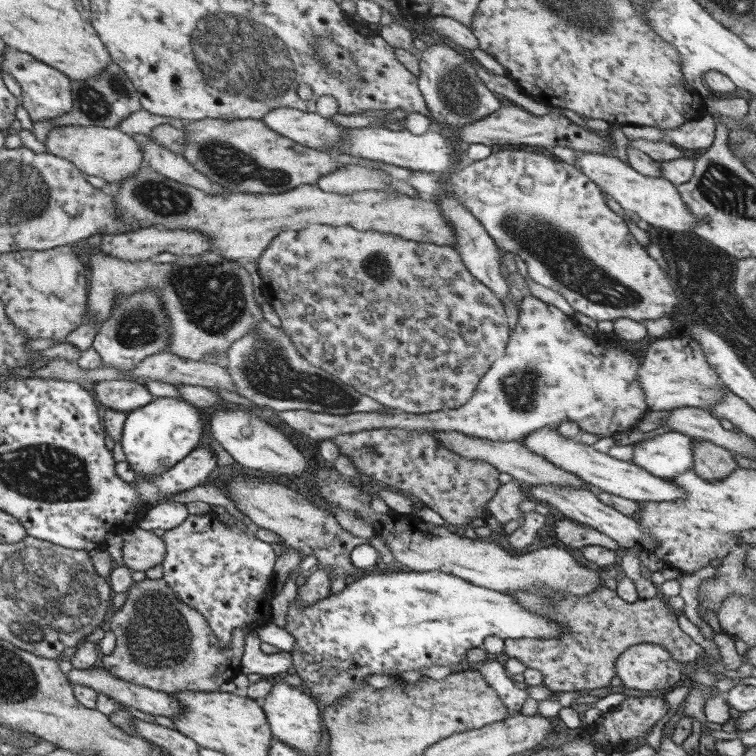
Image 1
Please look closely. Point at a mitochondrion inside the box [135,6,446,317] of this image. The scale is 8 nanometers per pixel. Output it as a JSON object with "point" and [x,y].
{"point":[234,166]}

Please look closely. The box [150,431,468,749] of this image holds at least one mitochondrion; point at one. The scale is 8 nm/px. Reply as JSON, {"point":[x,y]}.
{"point":[368,721]}

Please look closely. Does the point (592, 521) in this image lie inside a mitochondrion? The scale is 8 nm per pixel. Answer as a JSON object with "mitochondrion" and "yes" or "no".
{"mitochondrion":"no"}

